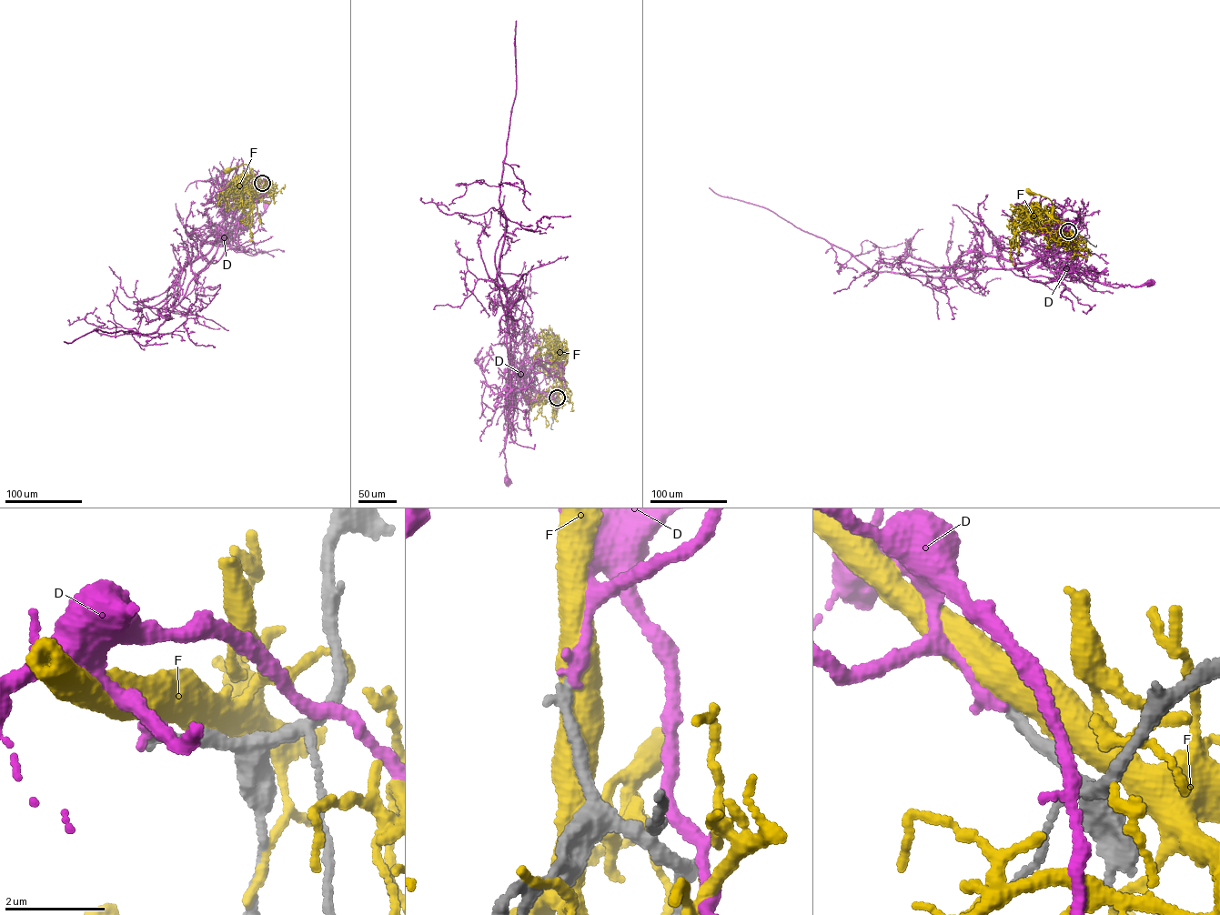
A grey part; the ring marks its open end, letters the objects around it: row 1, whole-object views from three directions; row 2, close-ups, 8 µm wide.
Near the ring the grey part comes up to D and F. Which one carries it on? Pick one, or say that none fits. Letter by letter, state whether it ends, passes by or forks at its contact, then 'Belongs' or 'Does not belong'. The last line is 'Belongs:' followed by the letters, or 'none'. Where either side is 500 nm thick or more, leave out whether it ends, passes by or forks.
D: It ends there. Does not belong
F: Does not belong
Belongs: none

